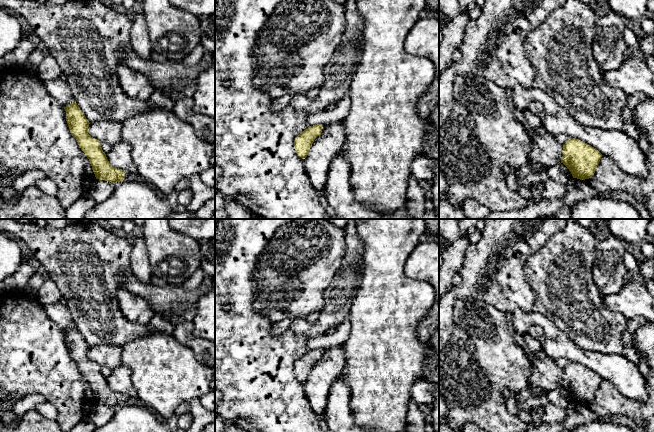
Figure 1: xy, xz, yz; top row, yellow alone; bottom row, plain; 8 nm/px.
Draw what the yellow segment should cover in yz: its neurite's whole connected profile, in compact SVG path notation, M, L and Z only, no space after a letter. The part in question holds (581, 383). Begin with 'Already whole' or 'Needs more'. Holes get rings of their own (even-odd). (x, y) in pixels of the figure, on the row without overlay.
Already whole. M569 362L563 369L563 387L573 402L585 404L591 402L600 386L602 378L585 366Z

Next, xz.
Already whole. M322 348L309 350L295 362L295 374L302 383L307 381L314 364L321 359L322 352Z

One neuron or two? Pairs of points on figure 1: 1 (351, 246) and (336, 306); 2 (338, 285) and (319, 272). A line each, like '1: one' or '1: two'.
1: one
2: two

